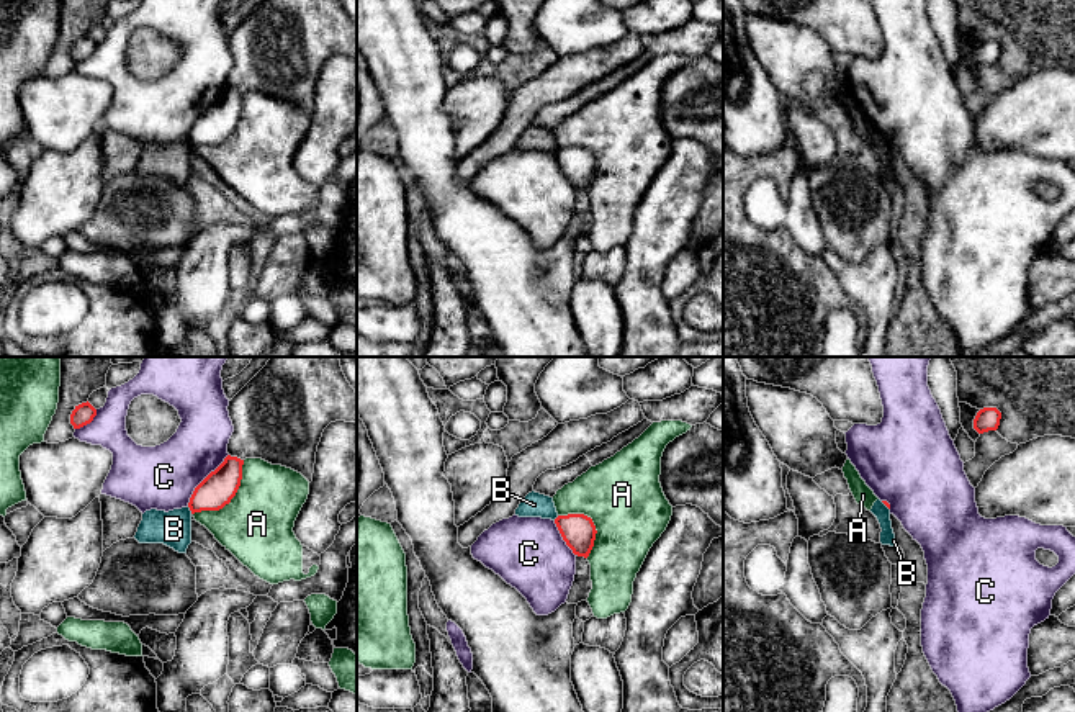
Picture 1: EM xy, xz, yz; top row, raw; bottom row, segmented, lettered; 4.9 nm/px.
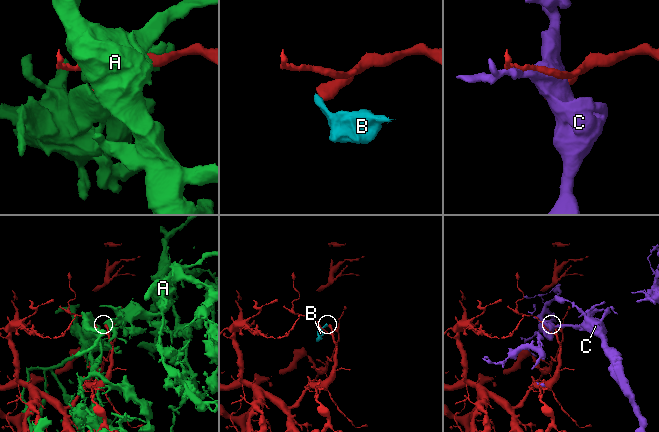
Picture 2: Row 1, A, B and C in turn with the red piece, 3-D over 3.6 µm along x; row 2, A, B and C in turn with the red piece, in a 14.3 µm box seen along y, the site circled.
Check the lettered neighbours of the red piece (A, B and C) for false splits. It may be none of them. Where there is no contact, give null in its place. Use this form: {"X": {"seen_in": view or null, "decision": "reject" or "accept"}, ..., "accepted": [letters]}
{"A": {"seen_in": "xy", "decision": "reject"}, "B": {"seen_in": "xy", "decision": "reject"}, "C": {"seen_in": "xy", "decision": "reject"}, "accepted": []}

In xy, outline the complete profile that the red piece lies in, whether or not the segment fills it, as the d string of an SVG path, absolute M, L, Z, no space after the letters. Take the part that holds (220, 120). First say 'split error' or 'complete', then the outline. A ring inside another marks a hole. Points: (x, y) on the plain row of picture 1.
complete | M227 88L193 124L188 141L191 147L219 144L236 129L242 113L244 93Z

